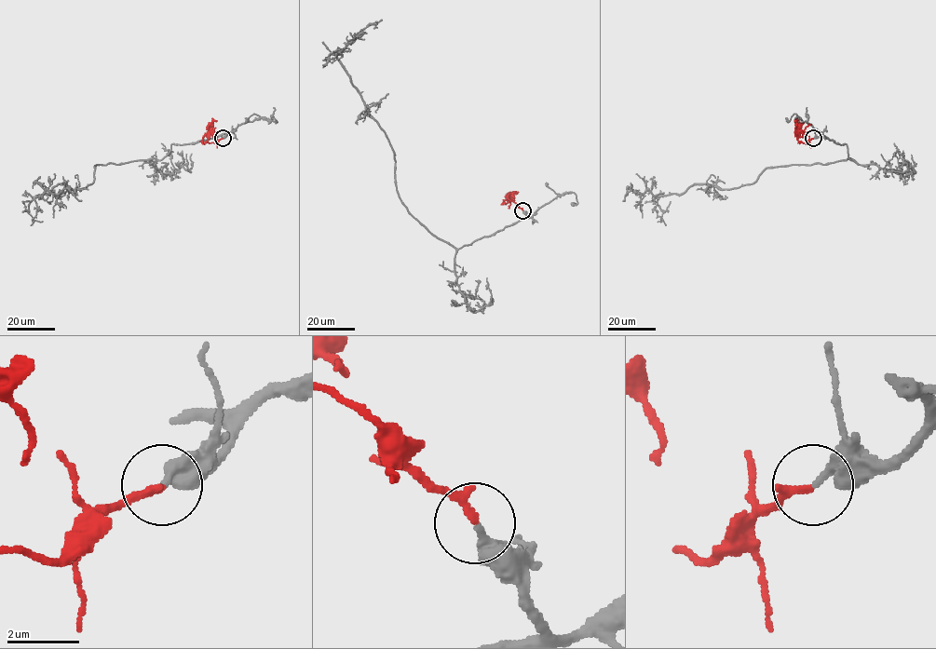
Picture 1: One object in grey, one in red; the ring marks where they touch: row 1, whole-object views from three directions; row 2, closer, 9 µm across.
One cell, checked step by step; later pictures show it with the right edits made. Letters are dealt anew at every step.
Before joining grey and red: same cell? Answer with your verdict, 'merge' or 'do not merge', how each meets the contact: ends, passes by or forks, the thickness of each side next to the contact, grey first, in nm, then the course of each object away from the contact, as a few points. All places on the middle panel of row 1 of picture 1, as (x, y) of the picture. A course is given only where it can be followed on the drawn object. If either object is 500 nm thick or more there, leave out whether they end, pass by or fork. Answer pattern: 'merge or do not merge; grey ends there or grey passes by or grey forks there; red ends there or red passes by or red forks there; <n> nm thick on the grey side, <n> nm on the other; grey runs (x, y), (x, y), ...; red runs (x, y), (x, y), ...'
merge; grey ends there; red ends there; 240 nm thick on the grey side, 200 nm on the other; grey runs (522, 209), (526, 218), (459, 249), (409, 212), (397, 190), (386, 134), (336, 57), (382, 20); red runs (522, 209), (508, 198), (508, 194), (509, 197), (513, 192), (517, 194)

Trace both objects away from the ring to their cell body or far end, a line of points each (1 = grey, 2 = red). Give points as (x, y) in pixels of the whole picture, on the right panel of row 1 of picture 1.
1: (813, 138), (846, 144), (851, 160), (766, 167), (738, 187), (693, 184), (655, 196), (629, 188), (622, 201)
2: (813, 138), (807, 142), (797, 140), (801, 128), (796, 120)

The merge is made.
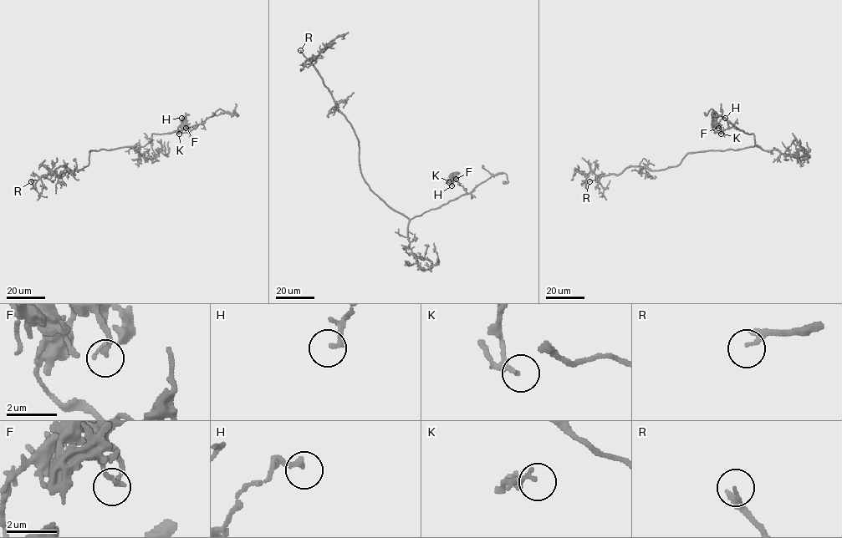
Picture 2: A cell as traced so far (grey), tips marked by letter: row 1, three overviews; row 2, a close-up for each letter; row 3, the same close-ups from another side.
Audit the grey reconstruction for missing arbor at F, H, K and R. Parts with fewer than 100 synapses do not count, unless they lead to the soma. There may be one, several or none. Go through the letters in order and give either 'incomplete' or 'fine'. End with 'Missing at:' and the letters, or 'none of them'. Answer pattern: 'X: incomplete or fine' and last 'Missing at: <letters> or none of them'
F: fine
H: fine
K: fine
R: incomplete
Missing at: R

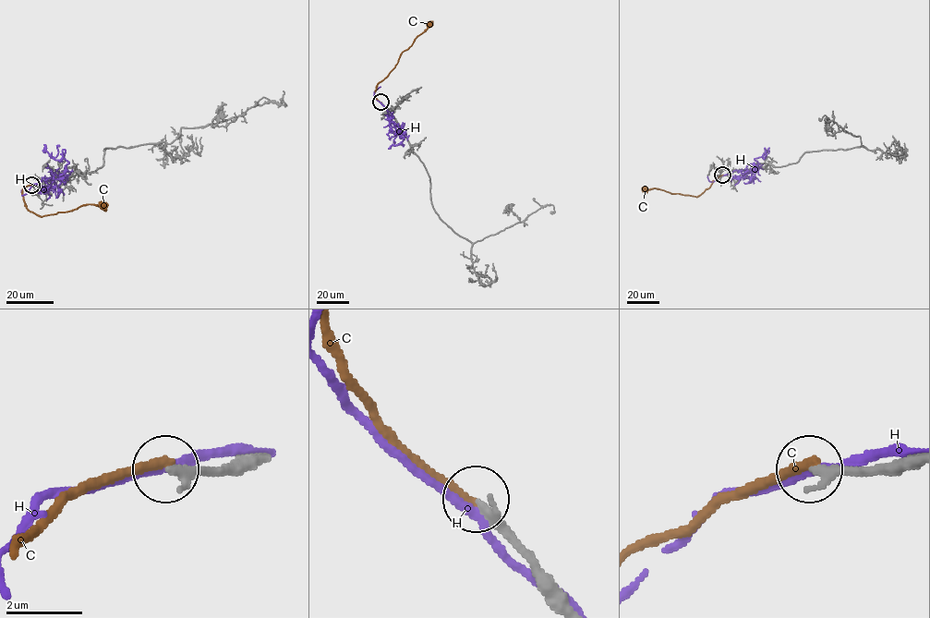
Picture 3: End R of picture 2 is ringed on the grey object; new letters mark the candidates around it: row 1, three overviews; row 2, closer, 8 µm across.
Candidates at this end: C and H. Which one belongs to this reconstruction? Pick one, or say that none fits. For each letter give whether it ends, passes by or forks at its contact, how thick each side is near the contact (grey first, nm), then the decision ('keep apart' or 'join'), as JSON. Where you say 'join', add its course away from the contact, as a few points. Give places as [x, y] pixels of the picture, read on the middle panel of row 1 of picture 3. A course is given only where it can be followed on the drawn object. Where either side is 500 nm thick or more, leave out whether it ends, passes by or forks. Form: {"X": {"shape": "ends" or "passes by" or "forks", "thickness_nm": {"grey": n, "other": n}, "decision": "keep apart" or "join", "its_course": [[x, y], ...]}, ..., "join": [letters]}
{"C": {"shape": "ends", "thickness_nm": {"grey": 320, "other": 240}, "decision": "keep apart"}, "H": {"shape": "passes by", "thickness_nm": {"grey": 320, "other": 240}, "decision": "keep apart"}, "join": []}

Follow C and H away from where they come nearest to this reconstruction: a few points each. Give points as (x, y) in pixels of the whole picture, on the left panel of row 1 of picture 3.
C: (31, 185), (23, 188), (25, 205), (41, 216), (70, 212), (88, 204), (102, 206)
H: (31, 185), (43, 177), (59, 179), (67, 171), (67, 161), (56, 160), (43, 144)

